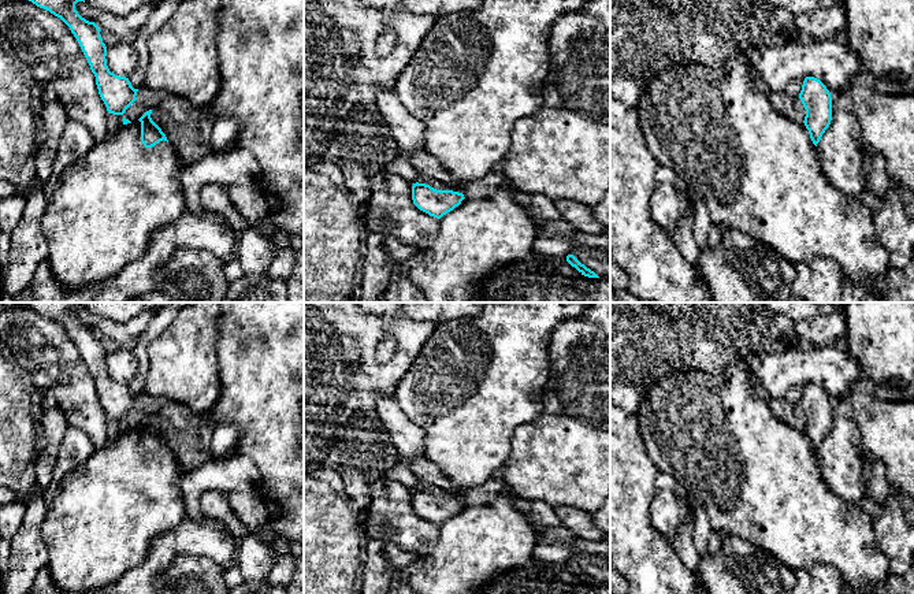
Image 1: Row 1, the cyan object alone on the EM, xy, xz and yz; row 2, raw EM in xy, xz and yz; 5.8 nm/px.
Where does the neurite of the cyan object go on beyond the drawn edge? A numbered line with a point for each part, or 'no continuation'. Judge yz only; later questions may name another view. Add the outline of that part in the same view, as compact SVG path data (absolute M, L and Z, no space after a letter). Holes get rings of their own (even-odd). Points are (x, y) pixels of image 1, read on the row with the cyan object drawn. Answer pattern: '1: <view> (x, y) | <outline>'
no continuation

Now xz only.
no continuation

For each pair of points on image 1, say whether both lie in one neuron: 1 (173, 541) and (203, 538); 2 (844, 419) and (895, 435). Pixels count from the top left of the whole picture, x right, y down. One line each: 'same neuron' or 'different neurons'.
1: same neuron
2: different neurons

